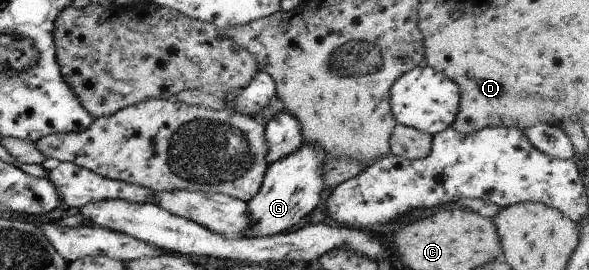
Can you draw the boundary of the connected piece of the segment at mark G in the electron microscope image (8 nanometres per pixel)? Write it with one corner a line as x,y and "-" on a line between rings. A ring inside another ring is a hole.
303,144
295,153
269,164
261,189
247,202
250,228
246,238
258,238
293,230
307,220
307,215
319,205
324,187
323,164
326,152

